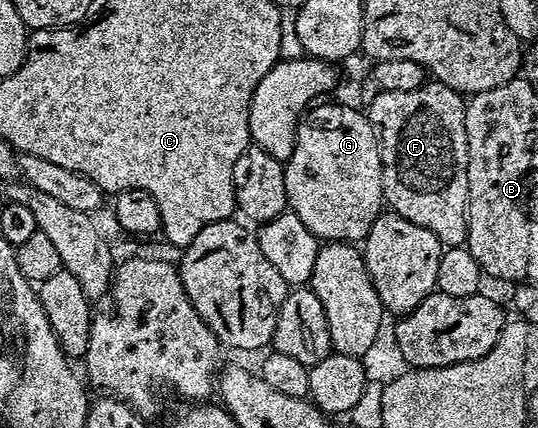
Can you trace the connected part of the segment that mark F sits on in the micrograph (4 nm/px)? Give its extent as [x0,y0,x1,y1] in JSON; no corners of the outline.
[366,80,468,246]

